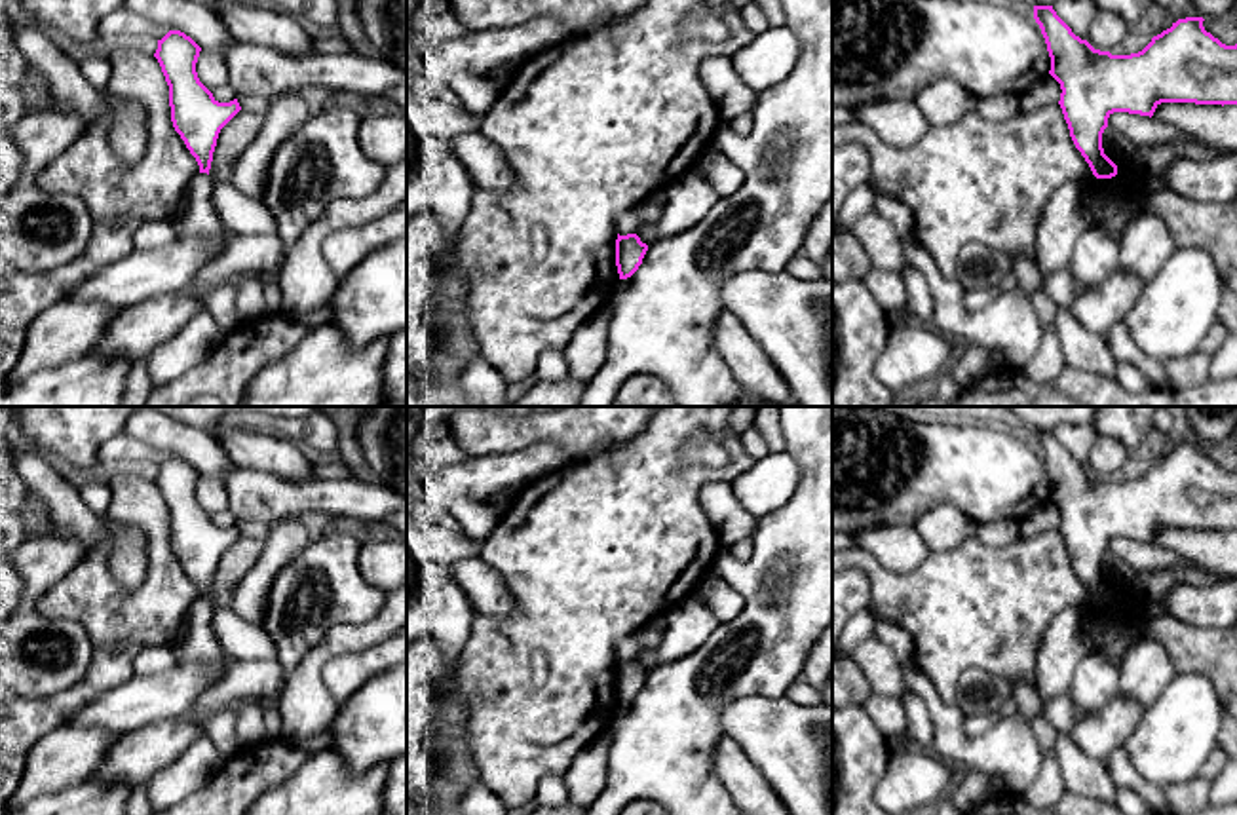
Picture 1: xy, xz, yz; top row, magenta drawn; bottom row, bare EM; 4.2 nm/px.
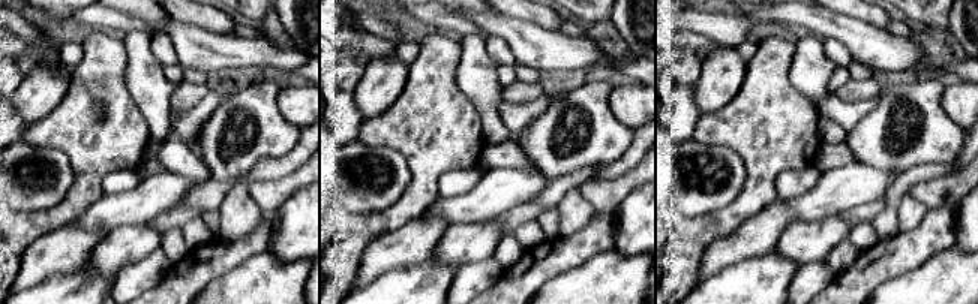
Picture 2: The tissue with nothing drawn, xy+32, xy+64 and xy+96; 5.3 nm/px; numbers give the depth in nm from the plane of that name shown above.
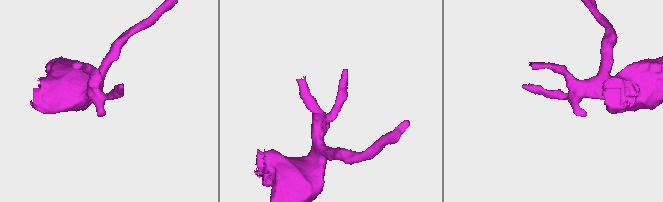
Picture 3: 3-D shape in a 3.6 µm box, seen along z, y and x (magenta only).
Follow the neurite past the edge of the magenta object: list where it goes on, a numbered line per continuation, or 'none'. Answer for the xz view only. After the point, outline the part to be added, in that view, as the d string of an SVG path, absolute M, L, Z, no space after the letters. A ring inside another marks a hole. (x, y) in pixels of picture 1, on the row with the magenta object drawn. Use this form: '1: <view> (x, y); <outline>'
none

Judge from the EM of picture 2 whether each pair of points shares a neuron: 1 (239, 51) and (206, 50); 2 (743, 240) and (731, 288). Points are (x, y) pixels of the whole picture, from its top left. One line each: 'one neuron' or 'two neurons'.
1: one neuron
2: two neurons

